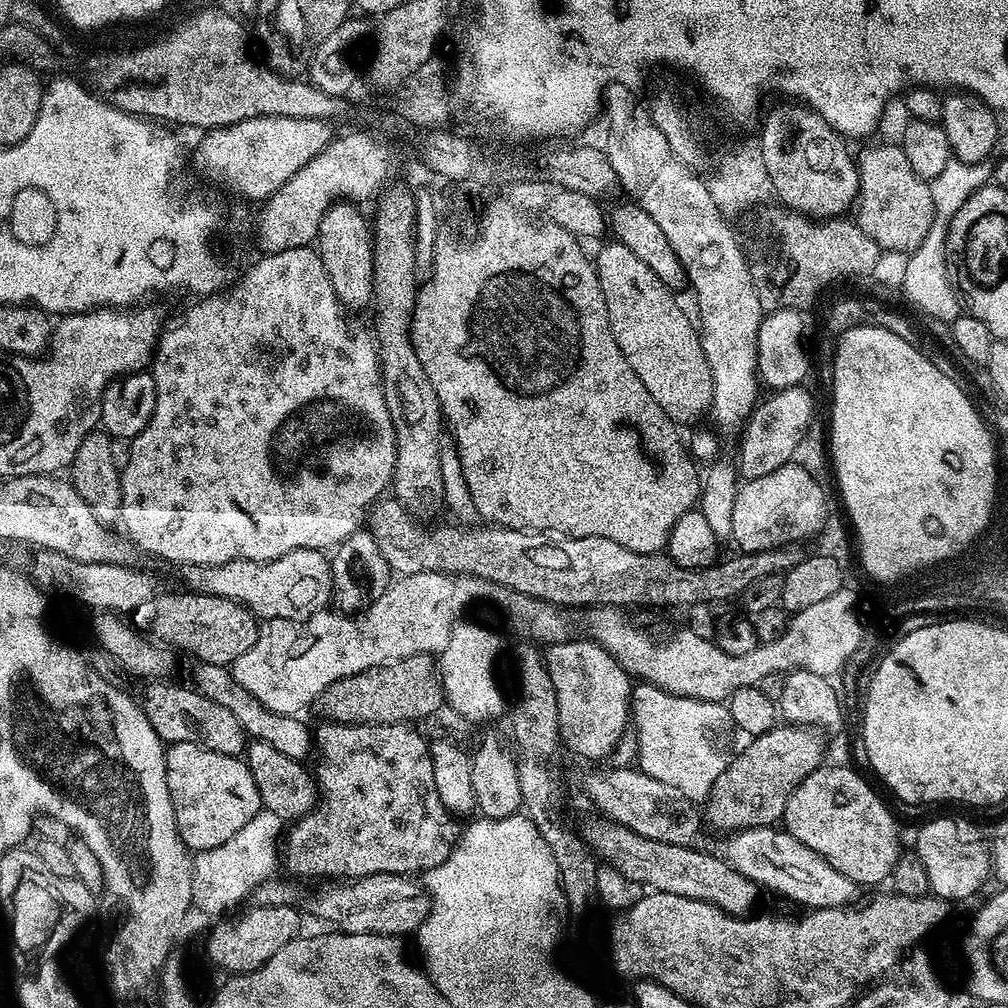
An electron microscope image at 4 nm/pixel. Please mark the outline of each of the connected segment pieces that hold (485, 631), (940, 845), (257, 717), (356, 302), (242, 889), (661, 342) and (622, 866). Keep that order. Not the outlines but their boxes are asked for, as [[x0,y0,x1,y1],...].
[[438,623,504,720],[914,816,993,902],[192,663,314,761],[318,202,374,309],[192,807,285,918],[594,243,712,426],[582,819,757,916]]

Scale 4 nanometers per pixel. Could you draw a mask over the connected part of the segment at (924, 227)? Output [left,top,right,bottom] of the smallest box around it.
[854,144,934,253]

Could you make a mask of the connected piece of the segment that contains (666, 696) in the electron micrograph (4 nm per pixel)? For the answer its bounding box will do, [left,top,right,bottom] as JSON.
[630,682,731,803]

